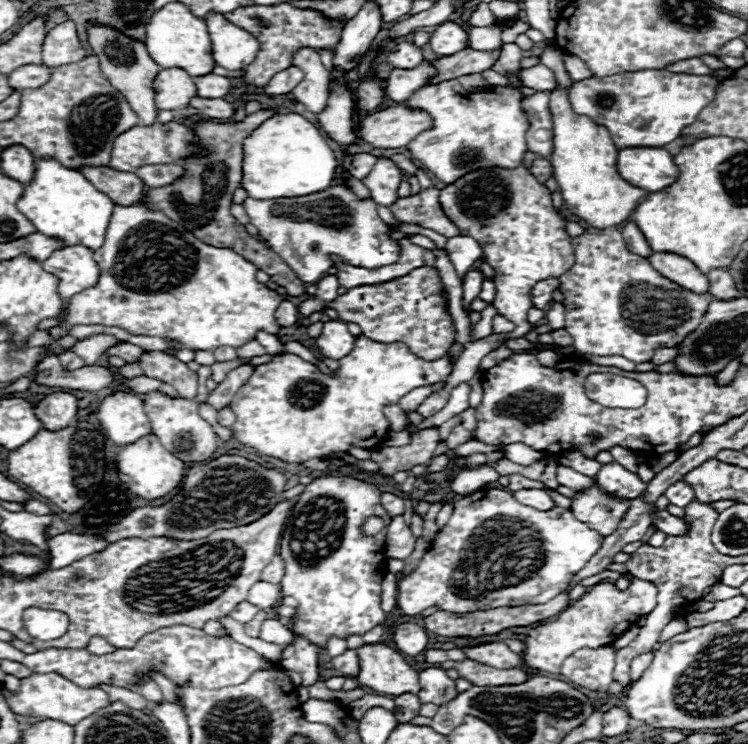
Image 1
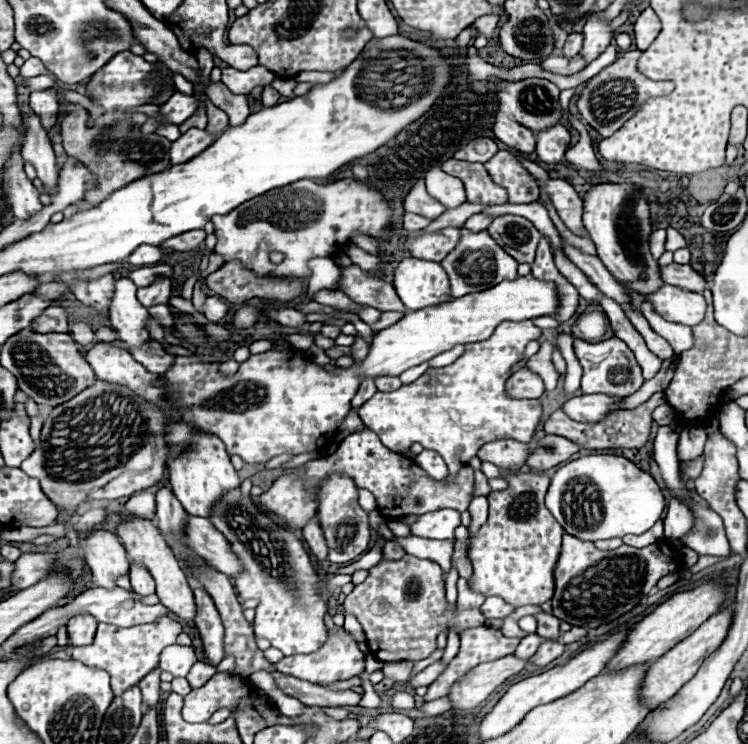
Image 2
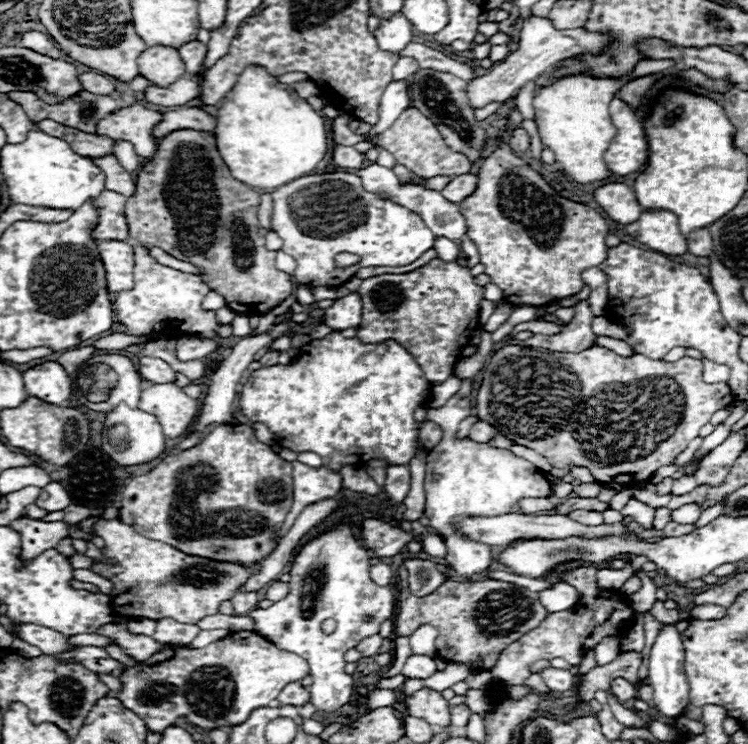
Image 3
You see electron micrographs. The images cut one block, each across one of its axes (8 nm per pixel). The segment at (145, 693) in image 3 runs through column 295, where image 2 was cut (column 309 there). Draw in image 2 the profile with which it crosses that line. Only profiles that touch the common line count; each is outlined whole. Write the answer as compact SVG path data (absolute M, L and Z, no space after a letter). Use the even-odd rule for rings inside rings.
M334 626L328 632L328 640L314 654L286 656L274 664L276 672L288 674L288 676L294 676L300 680L308 680L312 684L334 684L340 680L350 680L354 676L362 676L364 668L366 668L366 654L360 650L358 642L340 626Z

